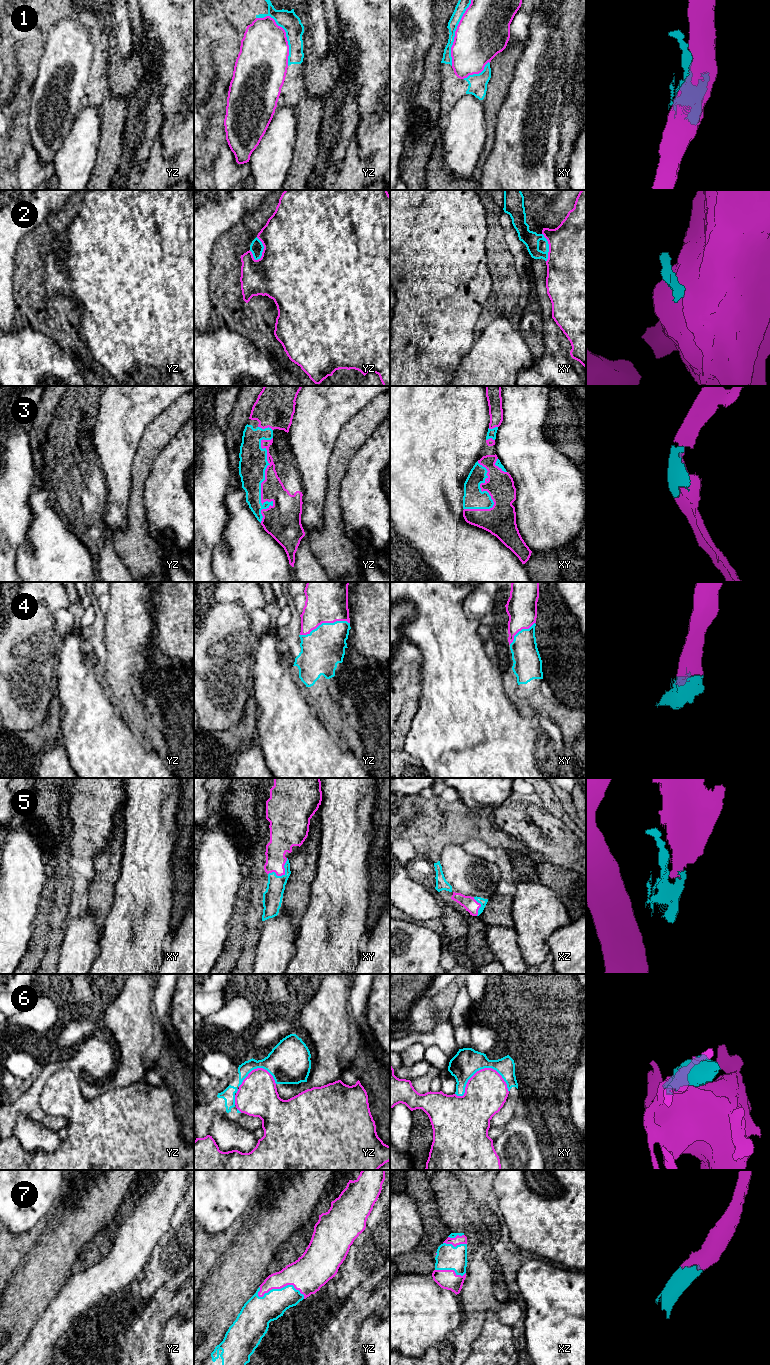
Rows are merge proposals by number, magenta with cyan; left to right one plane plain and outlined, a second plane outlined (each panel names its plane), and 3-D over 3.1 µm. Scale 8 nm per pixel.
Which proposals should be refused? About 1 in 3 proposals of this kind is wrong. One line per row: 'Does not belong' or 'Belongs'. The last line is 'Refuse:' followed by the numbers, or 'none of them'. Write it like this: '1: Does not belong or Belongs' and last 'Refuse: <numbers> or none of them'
1: Does not belong
2: Does not belong
3: Belongs
4: Belongs
5: Belongs
6: Does not belong
7: Belongs
Refuse: 1, 2, 6

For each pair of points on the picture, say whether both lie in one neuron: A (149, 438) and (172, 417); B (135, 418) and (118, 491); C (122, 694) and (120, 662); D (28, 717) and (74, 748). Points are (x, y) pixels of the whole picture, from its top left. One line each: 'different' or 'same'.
A: same
B: same
C: same
D: different

